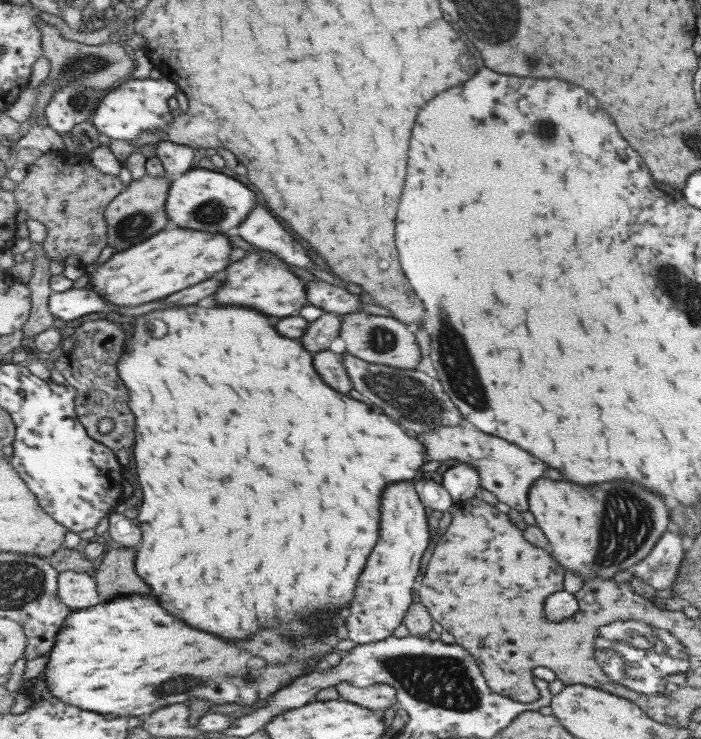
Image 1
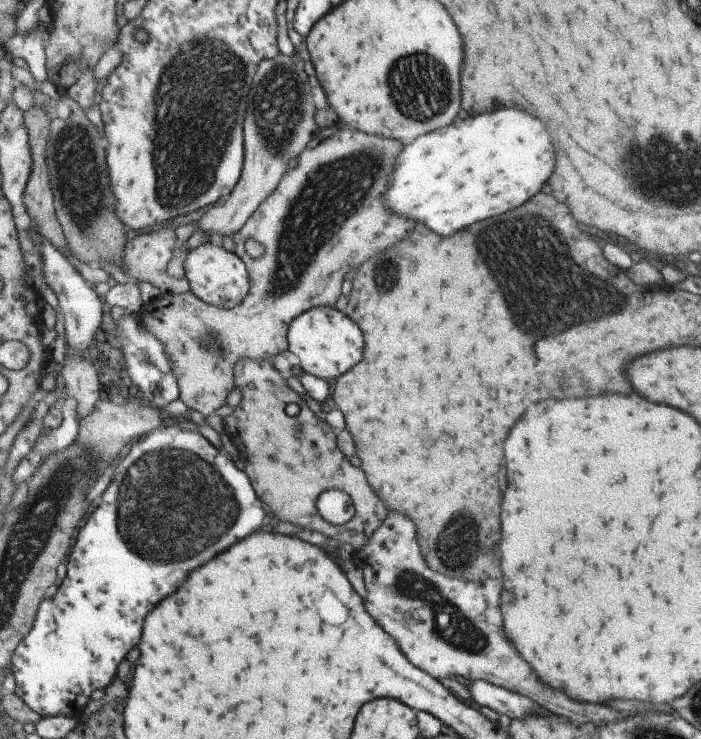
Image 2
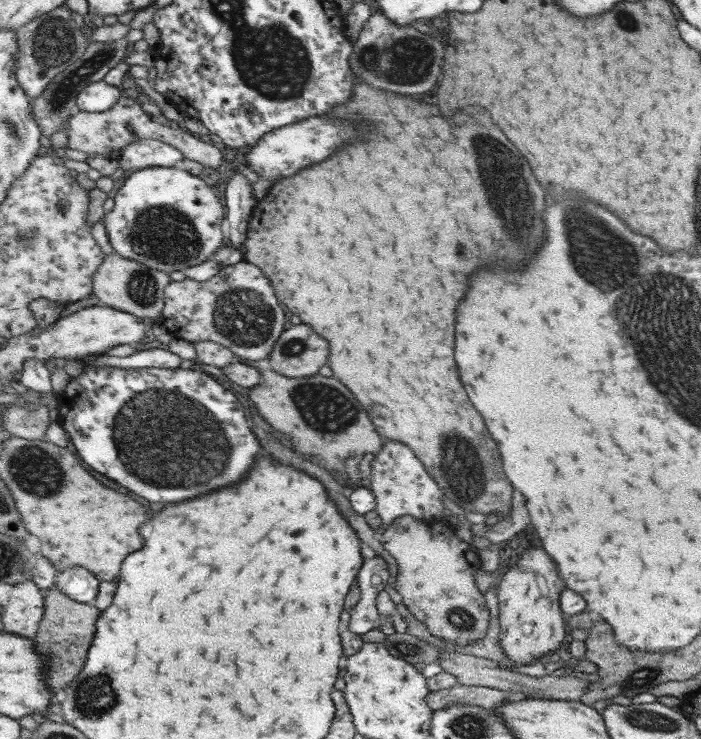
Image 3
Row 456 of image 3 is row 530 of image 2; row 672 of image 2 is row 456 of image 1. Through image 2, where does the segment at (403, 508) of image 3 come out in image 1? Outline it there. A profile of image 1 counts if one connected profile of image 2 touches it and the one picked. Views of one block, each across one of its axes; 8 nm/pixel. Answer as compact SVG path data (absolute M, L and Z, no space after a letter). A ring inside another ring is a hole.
M442 426L437 430L430 430L430 432L417 432L408 431L413 437L419 437L419 440L423 441L426 446L427 452L430 452L431 462L433 460L458 460L459 463L467 463L476 466L476 469L480 472L482 480L482 488L488 490L495 495L499 501L506 502L517 511L530 510L530 490L534 486L535 480L541 478L545 472L547 472L547 464L539 458L535 458L533 454L521 450L519 446L499 438L499 436L489 436L485 432L481 432L481 429L471 430L471 428L465 428L465 426Z

